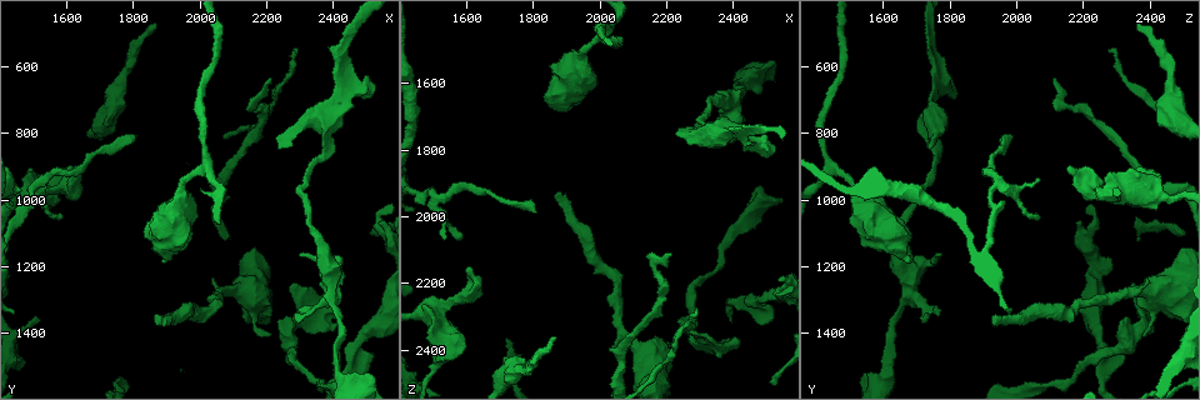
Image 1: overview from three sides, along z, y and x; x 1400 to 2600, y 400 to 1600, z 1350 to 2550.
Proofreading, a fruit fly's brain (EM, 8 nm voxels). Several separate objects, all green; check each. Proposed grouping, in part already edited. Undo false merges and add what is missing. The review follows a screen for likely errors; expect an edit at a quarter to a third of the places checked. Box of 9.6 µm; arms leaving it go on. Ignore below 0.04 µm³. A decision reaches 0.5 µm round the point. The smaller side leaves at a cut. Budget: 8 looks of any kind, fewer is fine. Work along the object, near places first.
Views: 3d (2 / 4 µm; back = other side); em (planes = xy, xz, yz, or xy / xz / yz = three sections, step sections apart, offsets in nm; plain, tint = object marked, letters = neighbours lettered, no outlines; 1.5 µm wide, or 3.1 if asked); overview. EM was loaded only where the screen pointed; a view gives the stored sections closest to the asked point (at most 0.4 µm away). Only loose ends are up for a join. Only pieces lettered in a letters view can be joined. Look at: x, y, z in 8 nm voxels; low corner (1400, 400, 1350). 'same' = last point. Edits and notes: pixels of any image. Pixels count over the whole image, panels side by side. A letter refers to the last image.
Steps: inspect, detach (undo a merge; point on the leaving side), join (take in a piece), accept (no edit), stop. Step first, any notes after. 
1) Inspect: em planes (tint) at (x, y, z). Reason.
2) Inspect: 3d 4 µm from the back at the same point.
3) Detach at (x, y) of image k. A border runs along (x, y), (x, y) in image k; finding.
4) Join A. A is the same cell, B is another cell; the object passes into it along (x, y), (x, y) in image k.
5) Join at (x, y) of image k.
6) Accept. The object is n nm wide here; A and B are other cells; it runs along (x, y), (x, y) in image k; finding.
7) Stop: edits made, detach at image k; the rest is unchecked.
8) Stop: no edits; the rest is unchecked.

Inspect: em yz step 4 (letters) at (1870, 1340, 1930). An open end.

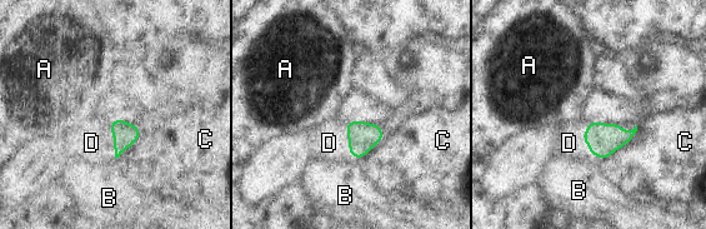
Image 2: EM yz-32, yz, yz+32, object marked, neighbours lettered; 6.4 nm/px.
Inspect: em xy step 4 (letters) at the same point.

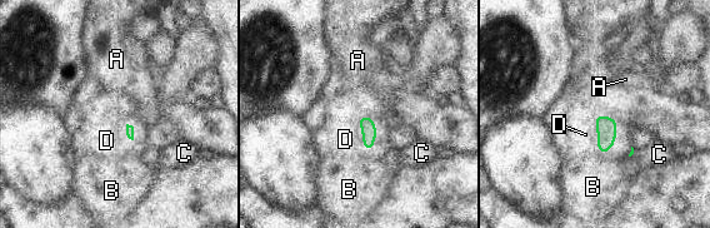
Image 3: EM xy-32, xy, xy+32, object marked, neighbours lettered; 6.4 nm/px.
Join D. The longest contact is with D, 240 nm; D is the same cell, A, B and C are other cells; it goes on there.

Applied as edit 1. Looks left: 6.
Inspect: em xy step 4 (letters) at (2220, 640, 2120).

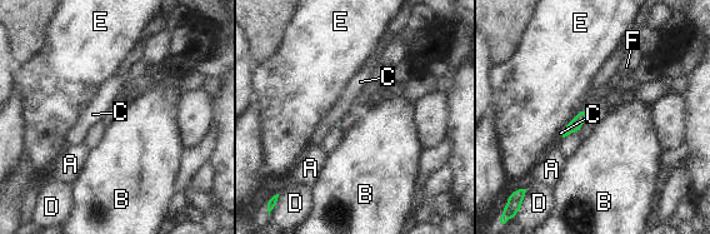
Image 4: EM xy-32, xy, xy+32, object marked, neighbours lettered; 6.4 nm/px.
Inspect: em planes (letters) at the same point.

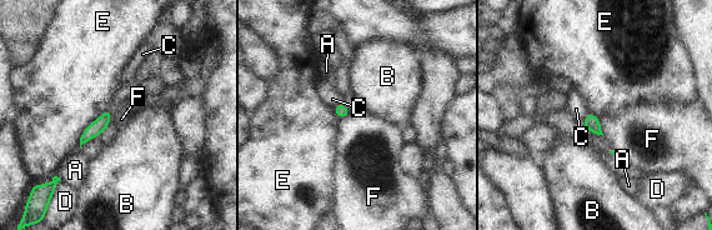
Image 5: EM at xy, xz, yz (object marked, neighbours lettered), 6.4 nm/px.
Accept. A, B, C, D, E and F are other cells; a border runs along (600, 120), (603, 135) in image 5; none of them fits.

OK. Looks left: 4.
Inspect: 3d 4 µm at (1840, 1110, 1670). Thick end.

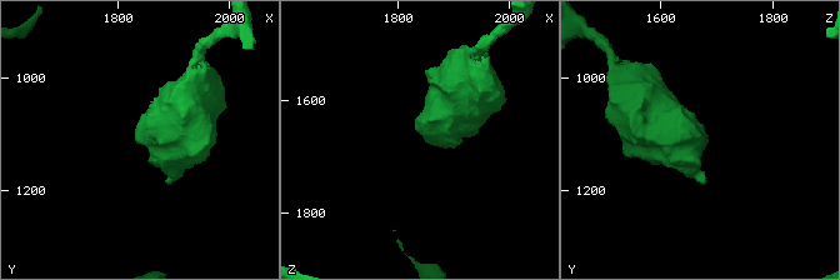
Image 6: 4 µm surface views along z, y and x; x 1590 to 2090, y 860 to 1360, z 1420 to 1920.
Inspect: em yz step 4 (tint) at (1845, 1110, 1665). Need the tissue.

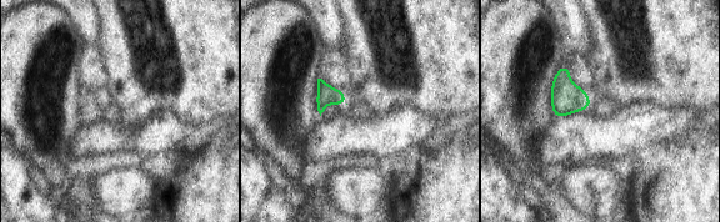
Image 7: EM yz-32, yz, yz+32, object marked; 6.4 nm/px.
Inspect: em planes (letters) at the same point.

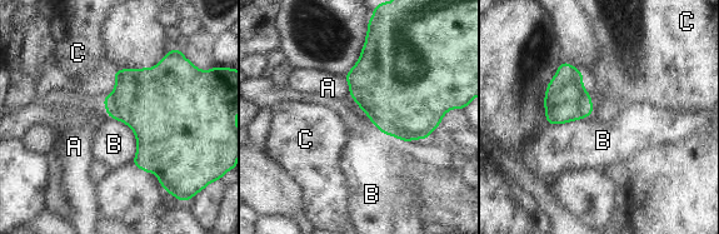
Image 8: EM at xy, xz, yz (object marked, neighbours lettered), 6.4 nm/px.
Accept. The longest contact is with B, 320 nm; A, B and C are other cells; no lettered piece goes on from it.

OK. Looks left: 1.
Stop: edits made, join at image 3; the rest is unchecked.

